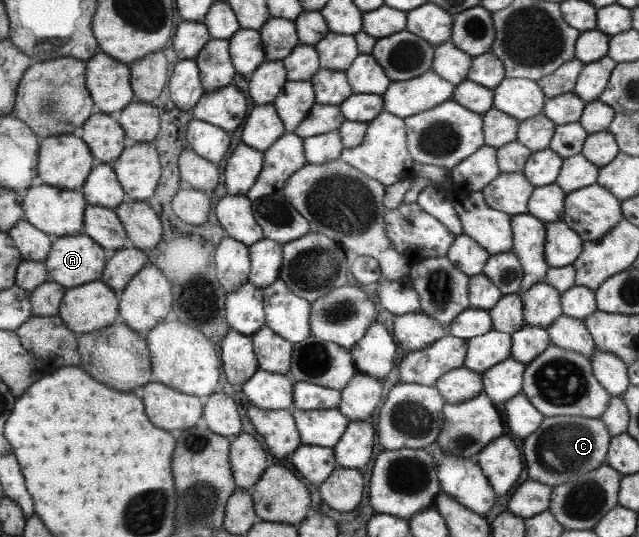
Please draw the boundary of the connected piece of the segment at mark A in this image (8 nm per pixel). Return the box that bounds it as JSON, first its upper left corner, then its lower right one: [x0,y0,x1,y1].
[42,232,106,289]

